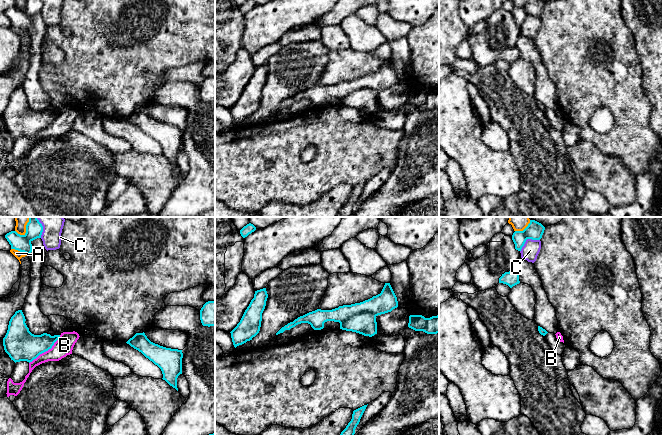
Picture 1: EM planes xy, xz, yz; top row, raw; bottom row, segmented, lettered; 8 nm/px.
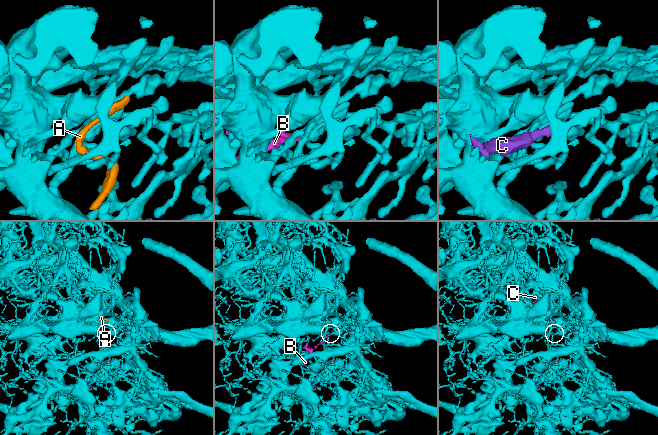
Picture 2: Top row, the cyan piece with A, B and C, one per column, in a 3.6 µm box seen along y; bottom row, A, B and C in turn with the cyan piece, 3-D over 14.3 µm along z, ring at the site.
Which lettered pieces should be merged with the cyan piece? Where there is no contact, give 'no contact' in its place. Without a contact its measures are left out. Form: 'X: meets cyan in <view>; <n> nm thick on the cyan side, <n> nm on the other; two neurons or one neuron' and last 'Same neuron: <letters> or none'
A: meets cyan in xy; 140 nm thick on the cyan side, 60 nm on the other; two neurons
B: meets cyan in xy; 260 nm thick on the cyan side, 150 nm on the other; one neuron
C: meets cyan in yz; 140 nm thick on the cyan side, 140 nm on the other; two neurons
Same neuron: B

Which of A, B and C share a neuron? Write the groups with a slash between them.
A C / B

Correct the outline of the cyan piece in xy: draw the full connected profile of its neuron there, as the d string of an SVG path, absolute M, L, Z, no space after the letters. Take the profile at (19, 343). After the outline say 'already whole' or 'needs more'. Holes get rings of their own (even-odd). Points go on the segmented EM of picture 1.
M22 310L16 311L9 321L7 333L3 338L4 350L11 360L15 363L20 361L29 363L29 373L22 382L14 383L11 378L8 379L7 397L17 396L20 393L36 366L48 361L59 361L72 354L73 347L80 337L75 331L54 336L47 333L34 335L29 331L25 321Z; needs more

